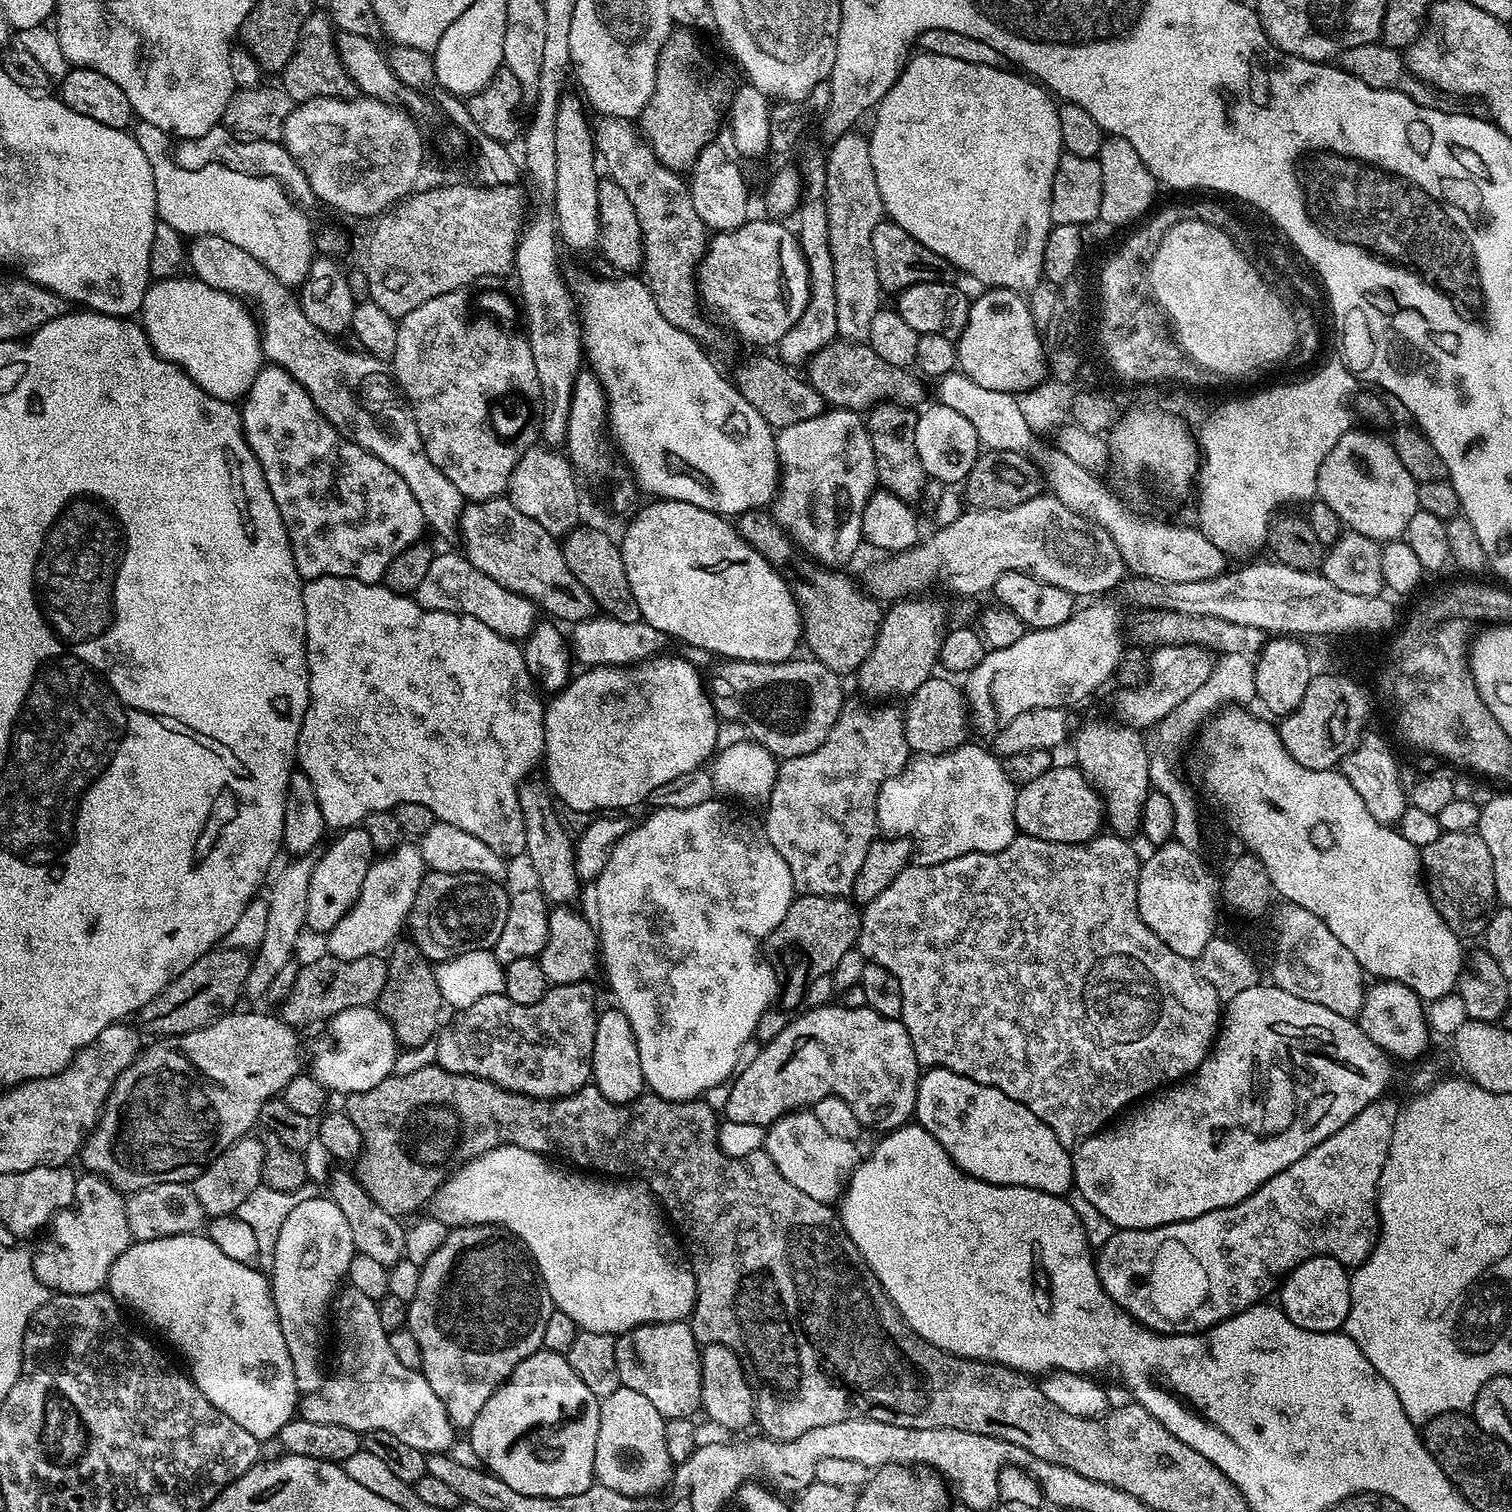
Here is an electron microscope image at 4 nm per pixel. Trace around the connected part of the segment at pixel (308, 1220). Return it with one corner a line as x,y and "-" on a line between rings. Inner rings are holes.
327,1195
312,1196
309,1200
301,1199
286,1214
286,1222
282,1222
282,1230
278,1230
278,1238
274,1241
274,1250
270,1257
272,1272
270,1283
274,1306
278,1310
278,1322
282,1326
282,1338
286,1338
286,1350
290,1350
290,1362
294,1366
294,1382
297,1393
321,1391
326,1379
326,1372
320,1369
320,1359
324,1356
324,1319
330,1316
330,1305
348,1273
351,1258
357,1253
351,1240
350,1228
346,1217

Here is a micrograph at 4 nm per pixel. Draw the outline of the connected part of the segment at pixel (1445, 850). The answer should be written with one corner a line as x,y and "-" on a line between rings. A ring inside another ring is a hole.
1441,831
1440,836
1430,842
1430,846
1422,849
1420,863
1428,897
1432,899
1438,914
1442,914
1450,930
1454,930
1461,938
1479,937
1488,924
1496,900
1494,862
1479,831

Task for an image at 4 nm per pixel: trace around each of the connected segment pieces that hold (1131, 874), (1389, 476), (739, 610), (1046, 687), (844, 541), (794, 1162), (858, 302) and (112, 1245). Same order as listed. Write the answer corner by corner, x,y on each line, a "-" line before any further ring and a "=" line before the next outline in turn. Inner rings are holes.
1020,834
1010,842
1010,846
1006,846
1001,852
971,852
965,856
950,858
941,864
909,866
902,870
902,874
898,874
898,878
894,878
894,882
890,882
890,886
886,886
886,890
882,890
882,894
878,894
878,898
874,898
868,903
860,918
858,949
864,955
866,961
890,970
890,974
894,974
894,978
898,978
898,986
902,990
902,1010
899,1019
903,1020
906,1030
910,1034
910,1042
914,1046
914,1054
918,1063
925,1069
945,1068
946,1070
954,1070
954,1074
962,1074
974,1082
982,1082
1002,1090
1002,1094
1014,1098
1020,1104
1025,1104
1035,1116
1042,1122
1046,1122
1046,1126
1050,1126
1050,1130
1054,1130
1058,1142
1062,1142
1062,1146
1069,1150
1075,1149
1076,1145
1093,1136
1095,1132
1101,1131
1109,1123
1107,1120
1115,1112
1121,1111
1120,1113
1123,1113
1125,1111
1123,1108
1131,1100
1137,1099
1136,1101
1139,1101
1141,1098
1155,1093
1161,1086
1179,1082
1189,1074
1195,1073
1196,1067
1212,1051
1214,1041
1218,1035
1218,1025
1222,1020
1222,1002
1216,997
1214,986
1210,986
1196,973
1196,966
1193,961
1182,958
1182,954
1174,954
1174,950
1170,950
1170,946
1166,946
1166,942
1162,942
1162,938
1158,938
1158,934
1154,934
1154,930
1150,930
1150,926
1146,926
1146,922
1142,922
1142,918
1138,914
1138,878
1140,877
1141,857
1136,857
1135,850
1128,845
1129,841
1125,837
1115,834
1104,835
1097,834
1087,844
1055,844
1054,842
1046,842
1033,836
=
1349,430
1334,442
1330,454
1316,471
1316,496
1338,514
1345,529
1366,534
1377,542
1401,539
1406,522
1418,510
1417,482
1394,454
1391,439
1372,432
=
653,499
632,521
624,532
624,540
619,541
620,553
622,554
622,566
626,570
626,582
630,582
630,594
634,594
634,602
638,602
640,619
644,623
654,626
654,630
662,630
673,641
690,646
700,646
704,650
713,653
716,658
724,660
753,660
763,664
783,664
785,660
791,660
797,655
796,647
802,644
802,621
800,618
800,607
783,575
773,568
772,563
756,550
741,536
736,533
736,525
731,519
725,518
711,512
702,510
702,506
694,506
690,502
678,502
677,500
=
1088,602
1084,609
1073,611
1071,620
1062,622
1062,626
1054,626
1053,628
1037,628
1035,630
1025,631
1024,636
1018,639
1018,642
1011,643
1010,646
1002,646
1001,648
993,648
985,651
984,657
978,666
974,666
971,672
967,673
965,684
962,684
964,699
970,713
970,724
973,729
976,728
980,732
989,732
995,734
1001,732
1008,723
1014,718
1018,718
1018,714
1026,714
1035,708
1064,708
1068,704
1076,704
1079,700
1084,700
1091,694
1095,688
1103,686
1107,680
1111,681
1116,675
1116,669
1120,667
1120,657
1126,651
1126,643
1124,644
1124,636
1120,633
1120,612
1112,604
1092,604
1096,602
=
832,408
804,422
779,429
776,462
780,465
774,519
805,556
825,566
844,566
862,548
860,511
877,487
874,446
861,413
=
797,1110
767,1125
762,1148
786,1182
798,1186
802,1194
810,1194
810,1198
831,1205
839,1201
848,1177
862,1159
862,1152
856,1147
853,1141
834,1138
834,1134
827,1133
810,1110
=
859,130
842,134
830,144
824,169
824,205
829,222
829,252
833,260
834,294
837,318
848,324
847,335
856,342
867,341
874,314
882,306
882,289
872,257
872,231
885,219
884,203
878,194
874,166
870,162
868,136
=
92,1188
85,1196
84,1193
77,1195
73,1208
59,1209
50,1221
52,1237
45,1242
44,1249
40,1253
37,1251
32,1258
32,1269
38,1278
38,1282
42,1282
56,1294
62,1292
66,1294
86,1294
87,1292
101,1291
108,1275
110,1261
117,1260
128,1249
128,1245
133,1243
130,1226
126,1222
125,1203
125,1197
123,1195
120,1197
120,1192
116,1188
-
96,1220
100,1224
104,1224
108,1220
108,1244
104,1241
103,1230
96,1228

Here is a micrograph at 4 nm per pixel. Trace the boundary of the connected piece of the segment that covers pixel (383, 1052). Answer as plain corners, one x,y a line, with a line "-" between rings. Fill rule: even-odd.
375,1007
342,1010
342,1014
333,1016
327,1021
326,1028
329,1028
329,1032
325,1034
324,1040
317,1042
316,1049
312,1052
312,1076
320,1083
317,1085
321,1089
332,1094
341,1092
341,1097
346,1098
350,1094
374,1090
378,1082
393,1075
395,1068
392,1067
396,1064
396,1051
398,1051
396,1035
388,1019
380,1015

